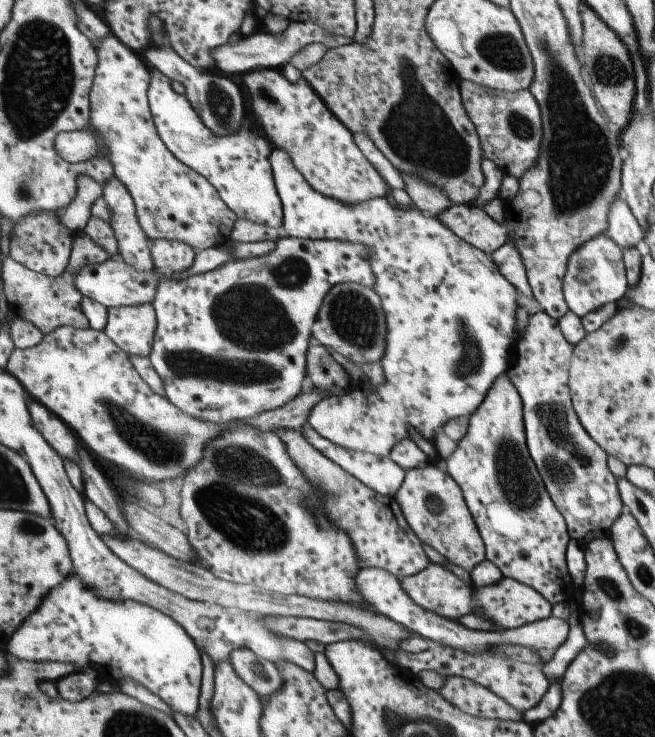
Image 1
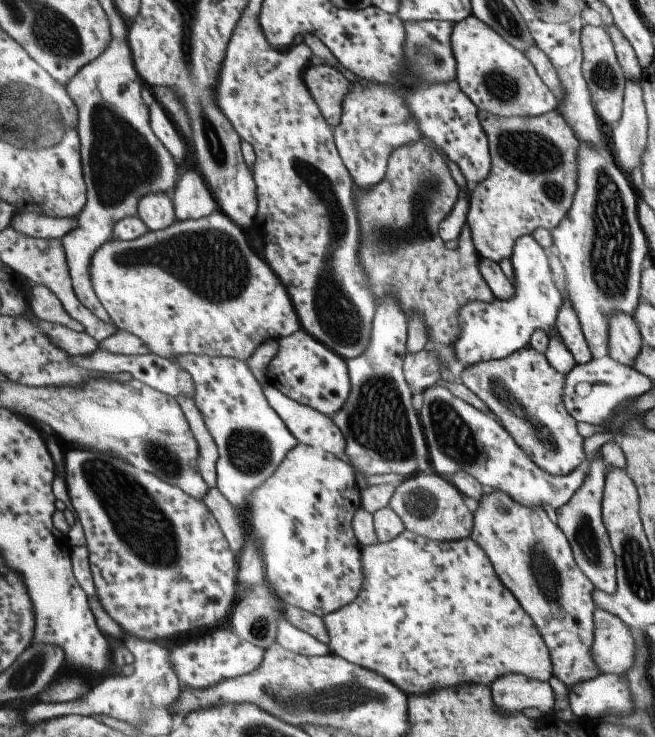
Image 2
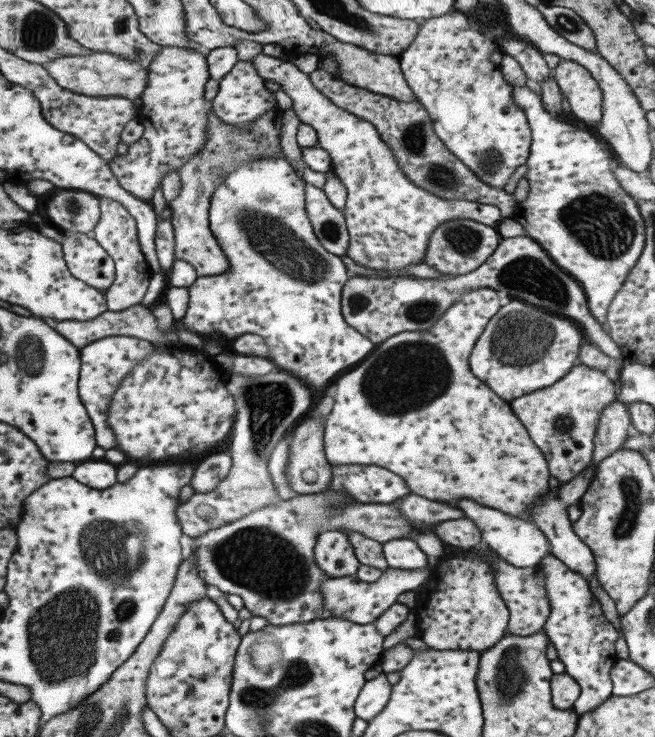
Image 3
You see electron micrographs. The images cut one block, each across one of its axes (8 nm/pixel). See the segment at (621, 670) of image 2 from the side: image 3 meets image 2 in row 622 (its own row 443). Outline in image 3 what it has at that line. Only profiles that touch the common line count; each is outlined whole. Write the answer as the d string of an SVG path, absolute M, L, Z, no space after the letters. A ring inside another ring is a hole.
M619 399L601 411L592 438L593 450L590 464L597 465L598 462L621 449L621 445L628 437L626 428L629 423L627 406Z

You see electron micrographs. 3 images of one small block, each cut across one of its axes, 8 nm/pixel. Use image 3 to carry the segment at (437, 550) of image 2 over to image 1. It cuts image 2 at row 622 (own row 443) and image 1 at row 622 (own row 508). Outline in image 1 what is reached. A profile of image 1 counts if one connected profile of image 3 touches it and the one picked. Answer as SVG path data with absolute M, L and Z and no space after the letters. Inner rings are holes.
M431 562L420 573L400 581L407 594L425 610L436 612L442 617L459 621L465 615L479 613L491 617L499 630L514 629L551 617L552 603L544 594L528 584L519 582L511 577L496 585L478 587L466 583L462 577L451 569Z

